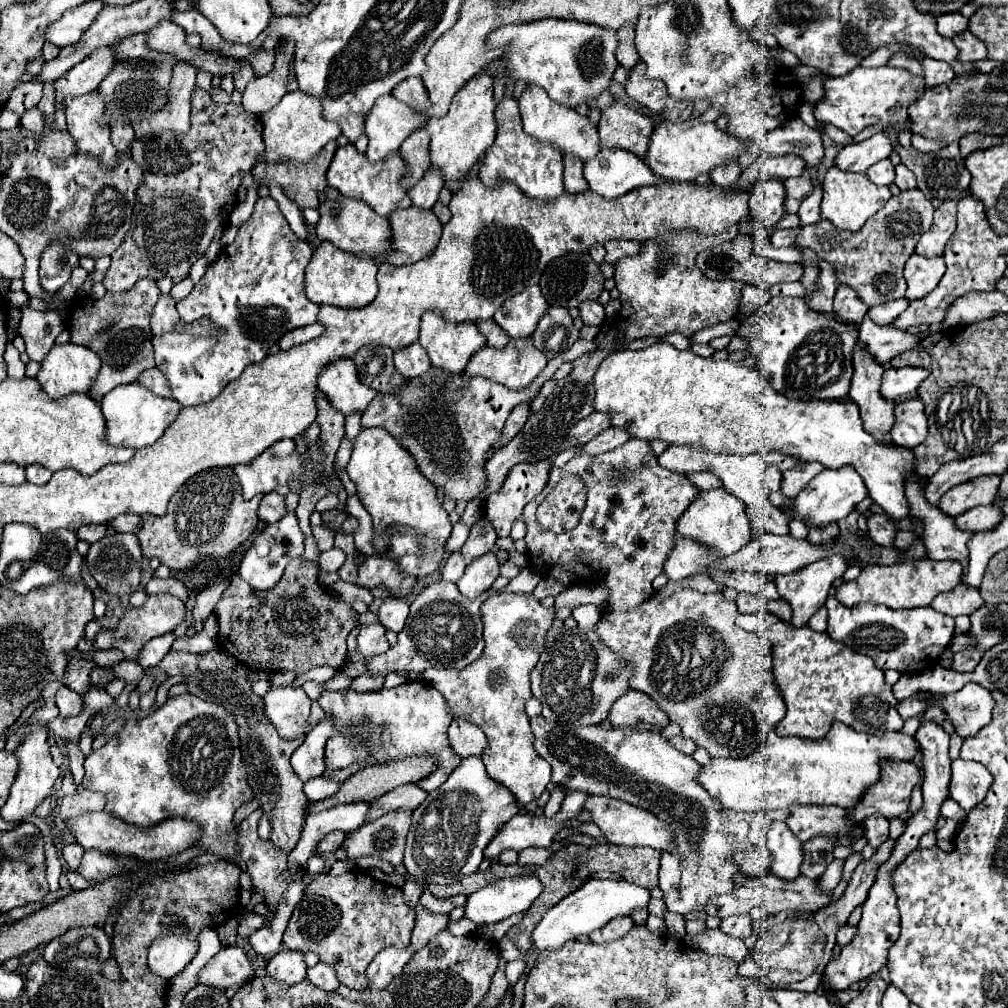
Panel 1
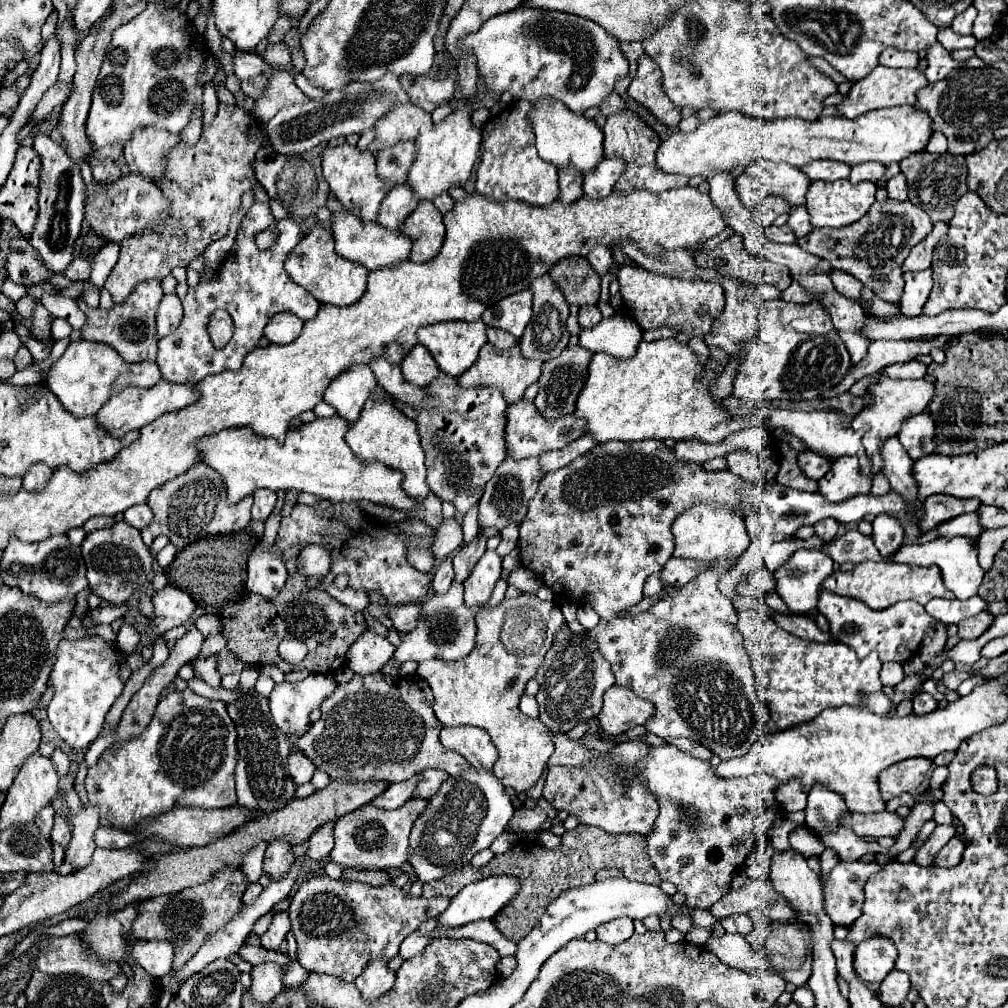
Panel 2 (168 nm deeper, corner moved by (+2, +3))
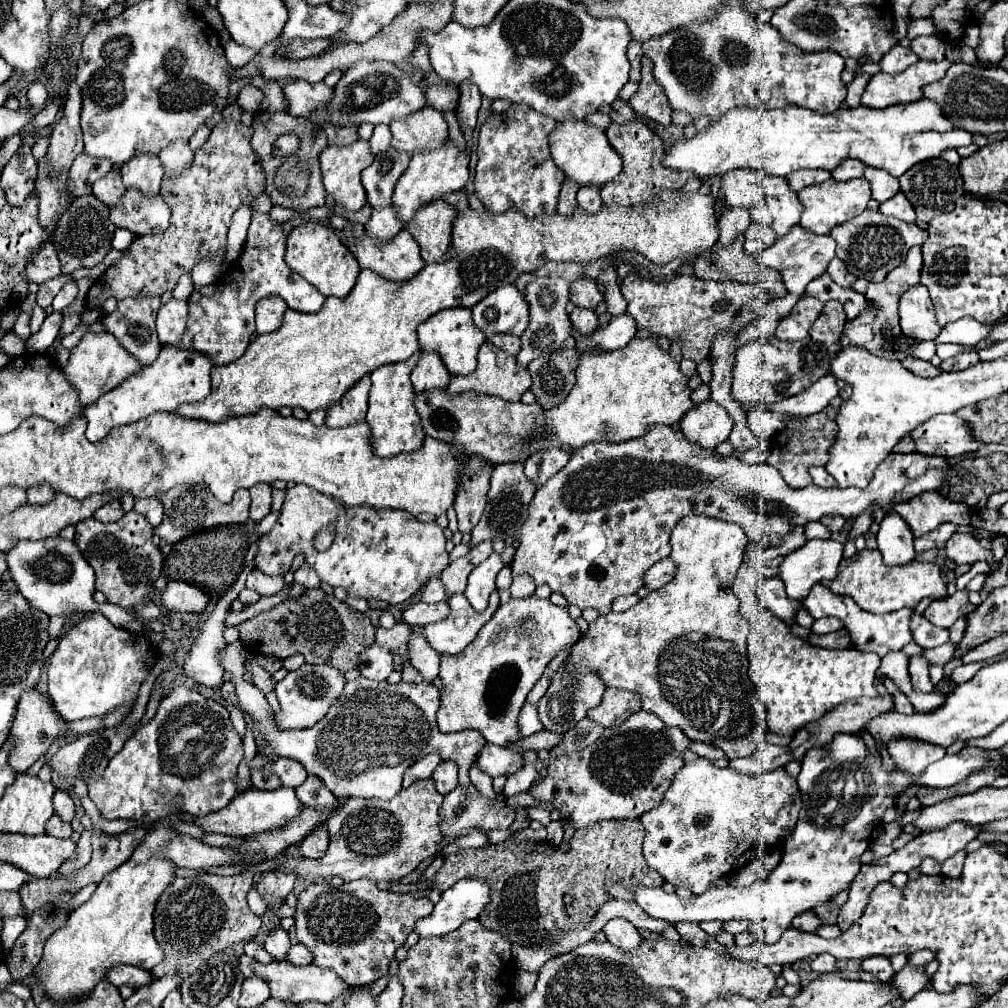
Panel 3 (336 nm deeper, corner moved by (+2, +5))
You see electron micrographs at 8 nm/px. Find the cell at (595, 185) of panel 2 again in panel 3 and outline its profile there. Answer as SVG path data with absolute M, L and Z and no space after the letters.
M582 186L578 190L578 208L590 214L596 214L602 208L600 188L598 186Z

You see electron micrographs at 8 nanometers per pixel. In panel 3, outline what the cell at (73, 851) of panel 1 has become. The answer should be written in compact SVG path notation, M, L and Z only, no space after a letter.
M56 790L56 794L54 794L54 812L64 822L72 822L72 818L74 818L74 802L64 790Z

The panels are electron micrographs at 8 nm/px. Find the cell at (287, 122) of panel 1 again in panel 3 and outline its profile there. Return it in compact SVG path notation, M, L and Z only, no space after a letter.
M358 62L338 80L334 90L336 94L328 108L318 110L312 118L320 126L324 126L326 122L332 122L336 126L344 126L348 122L390 124L392 120L406 118L414 110L426 106L424 92L410 80L406 72L390 62Z

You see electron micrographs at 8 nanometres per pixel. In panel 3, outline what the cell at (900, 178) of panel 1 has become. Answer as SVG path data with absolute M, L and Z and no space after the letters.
M898 192L894 198L886 200L884 204L880 204L880 212L886 214L886 216L894 216L894 218L900 218L904 222L914 222L916 220L916 214L914 214L914 208L910 206L910 202L906 200L906 196L902 192Z

